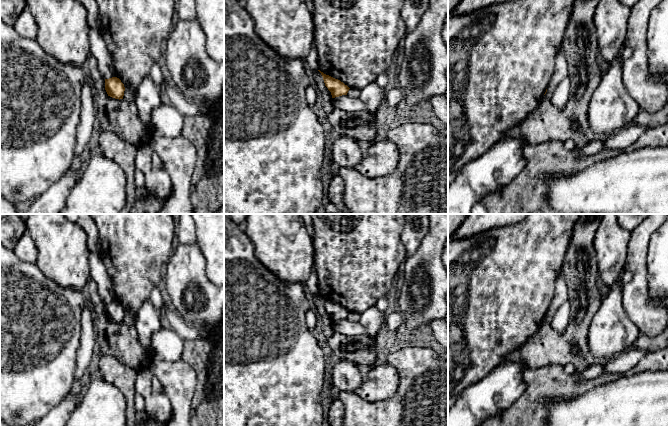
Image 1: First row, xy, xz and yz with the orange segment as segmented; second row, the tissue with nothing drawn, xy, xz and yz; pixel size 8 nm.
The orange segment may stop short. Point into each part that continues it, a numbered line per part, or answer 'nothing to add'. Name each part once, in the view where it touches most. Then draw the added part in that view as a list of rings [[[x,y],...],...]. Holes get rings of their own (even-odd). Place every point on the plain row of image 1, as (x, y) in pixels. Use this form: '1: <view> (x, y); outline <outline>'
nothing to add

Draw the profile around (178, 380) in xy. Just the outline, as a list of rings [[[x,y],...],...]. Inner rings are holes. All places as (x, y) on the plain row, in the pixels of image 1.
[[[151,359],[148,366],[162,385],[172,408],[170,419],[164,426],[191,426],[192,398],[196,385],[195,371],[180,359],[175,362]]]

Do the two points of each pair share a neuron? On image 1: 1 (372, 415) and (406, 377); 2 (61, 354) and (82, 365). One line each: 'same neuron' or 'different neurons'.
1: same neuron
2: different neurons

